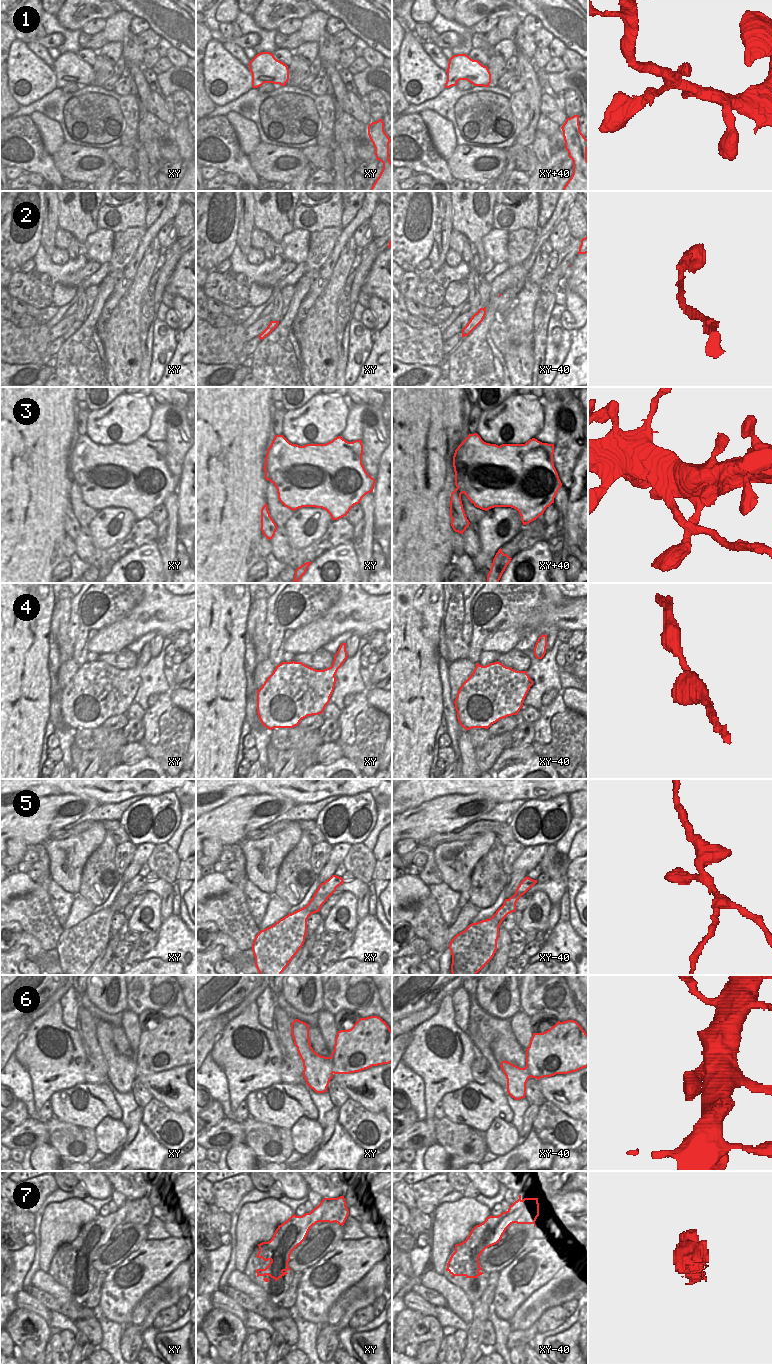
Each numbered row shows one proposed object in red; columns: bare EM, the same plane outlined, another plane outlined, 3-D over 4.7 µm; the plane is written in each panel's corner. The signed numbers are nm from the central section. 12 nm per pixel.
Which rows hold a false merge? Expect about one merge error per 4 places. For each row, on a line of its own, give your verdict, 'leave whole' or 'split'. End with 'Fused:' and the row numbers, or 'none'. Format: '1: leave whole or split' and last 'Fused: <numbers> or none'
1: leave whole
2: leave whole
3: split
4: leave whole
5: leave whole
6: leave whole
7: split
Fused: 3, 7

